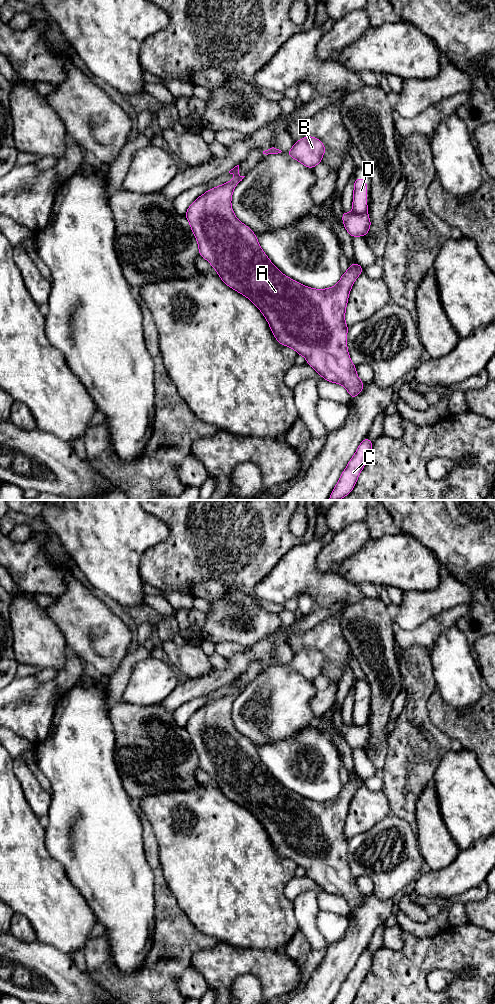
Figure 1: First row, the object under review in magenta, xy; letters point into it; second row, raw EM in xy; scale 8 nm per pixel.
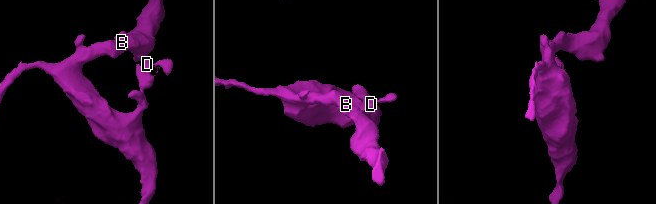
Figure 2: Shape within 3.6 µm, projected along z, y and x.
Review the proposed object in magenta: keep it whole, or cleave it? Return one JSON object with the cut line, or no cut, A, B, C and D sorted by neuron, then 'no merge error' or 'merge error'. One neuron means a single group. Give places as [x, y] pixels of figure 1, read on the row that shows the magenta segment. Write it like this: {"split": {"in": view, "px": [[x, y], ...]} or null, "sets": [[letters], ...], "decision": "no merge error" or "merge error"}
{"split": {"in": "xy", "px": [[366, 211], [353, 213]]}, "sets": [["A", "B", "C"], ["D"]], "decision": "merge error"}

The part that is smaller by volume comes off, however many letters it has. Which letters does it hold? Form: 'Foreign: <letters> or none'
Foreign: D

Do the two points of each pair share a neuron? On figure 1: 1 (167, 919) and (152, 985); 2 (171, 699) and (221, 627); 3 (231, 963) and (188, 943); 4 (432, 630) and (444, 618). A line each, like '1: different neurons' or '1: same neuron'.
1: same neuron
2: different neurons
3: different neurons
4: same neuron

